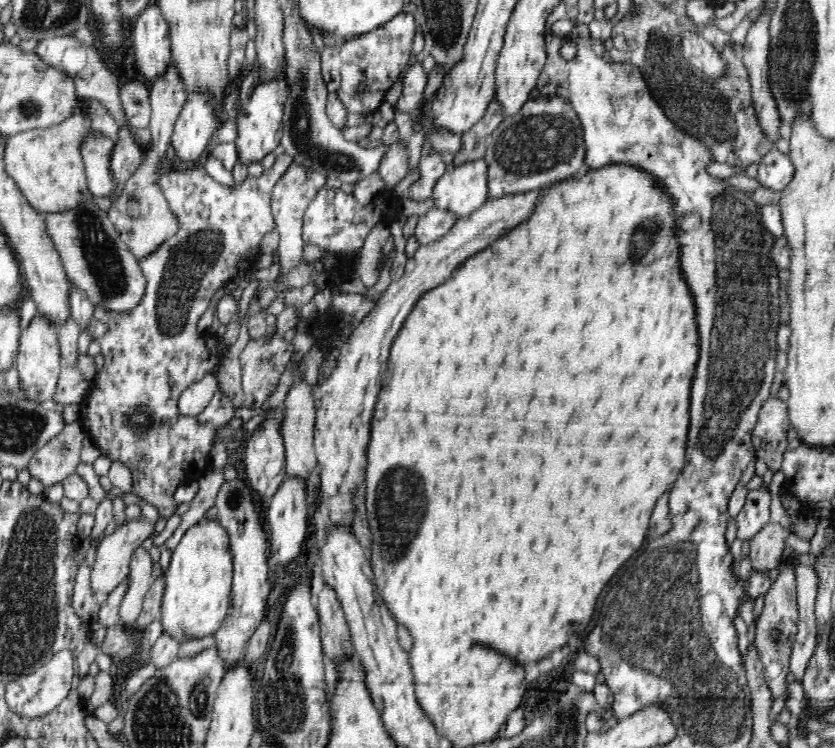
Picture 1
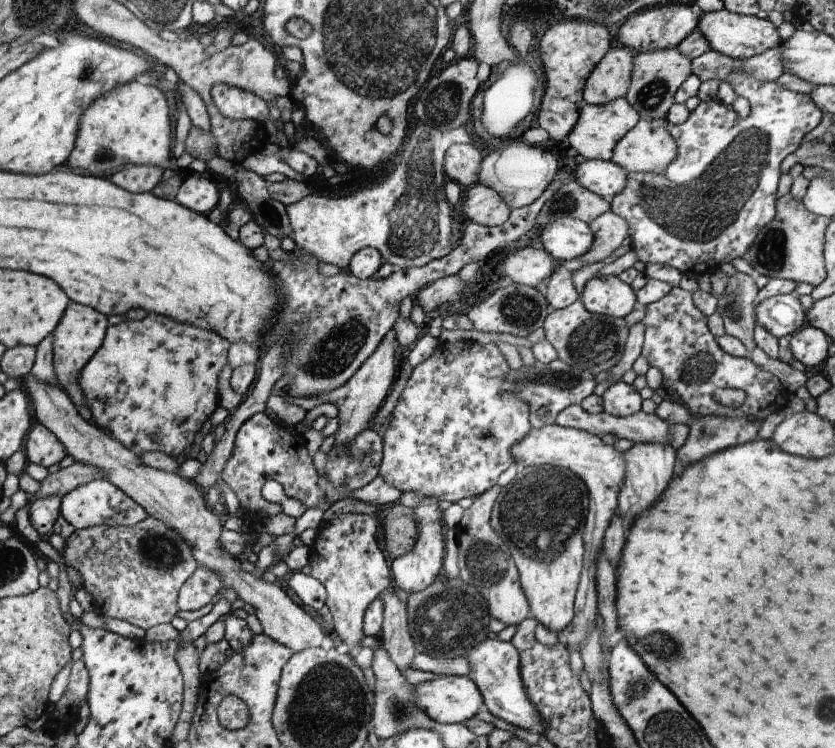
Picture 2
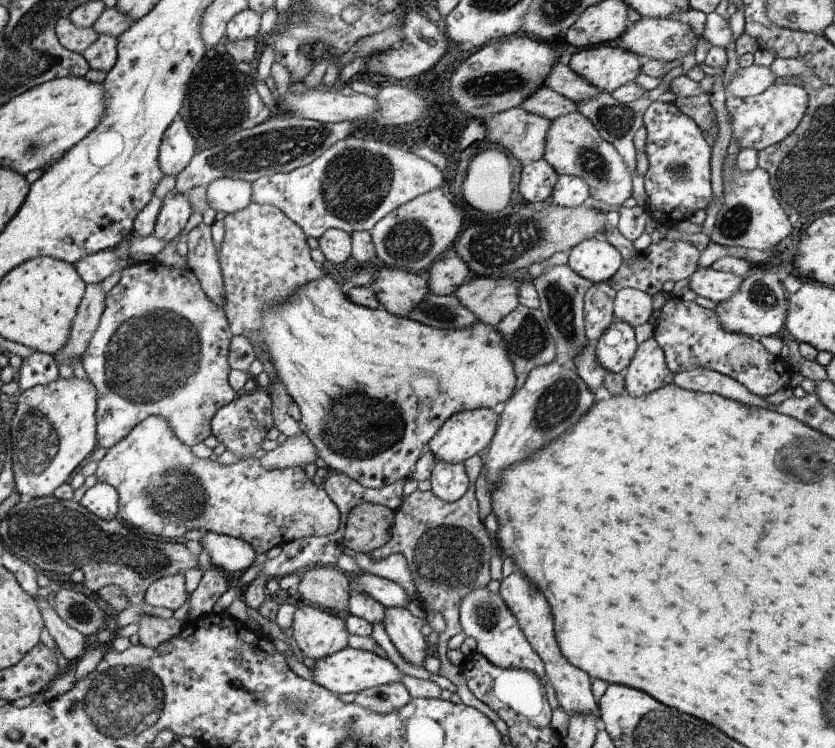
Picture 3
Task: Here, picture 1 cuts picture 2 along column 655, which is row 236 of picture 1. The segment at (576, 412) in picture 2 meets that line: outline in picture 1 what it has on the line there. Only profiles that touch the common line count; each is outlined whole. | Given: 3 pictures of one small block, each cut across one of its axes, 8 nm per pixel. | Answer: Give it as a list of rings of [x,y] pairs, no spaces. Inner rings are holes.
[[[434,207],[419,217],[414,234],[416,240],[421,245],[430,245],[442,238],[457,220],[450,211]]]

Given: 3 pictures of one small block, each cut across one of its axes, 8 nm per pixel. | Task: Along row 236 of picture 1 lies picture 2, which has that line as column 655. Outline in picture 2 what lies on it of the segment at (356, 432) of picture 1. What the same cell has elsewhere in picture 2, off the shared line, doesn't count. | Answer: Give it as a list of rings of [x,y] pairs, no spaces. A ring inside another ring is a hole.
[[[641,442],[634,445],[624,452],[624,458],[628,462],[628,472],[623,480],[619,497],[617,501],[618,513],[624,521],[624,528],[627,530],[632,526],[633,522],[645,512],[646,509],[652,508],[652,502],[658,500],[664,490],[668,488],[672,482],[672,470],[676,464],[674,458],[674,448],[671,445],[660,443]]]

